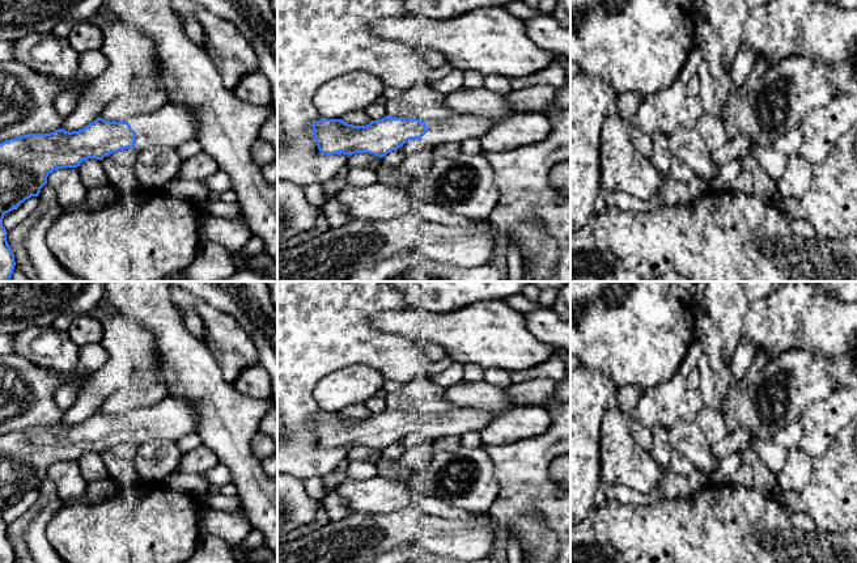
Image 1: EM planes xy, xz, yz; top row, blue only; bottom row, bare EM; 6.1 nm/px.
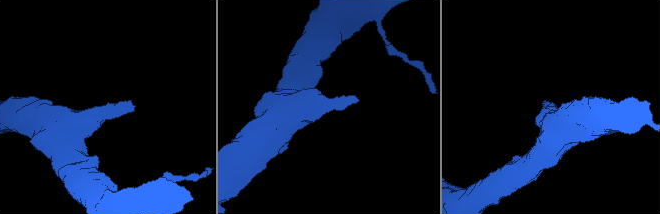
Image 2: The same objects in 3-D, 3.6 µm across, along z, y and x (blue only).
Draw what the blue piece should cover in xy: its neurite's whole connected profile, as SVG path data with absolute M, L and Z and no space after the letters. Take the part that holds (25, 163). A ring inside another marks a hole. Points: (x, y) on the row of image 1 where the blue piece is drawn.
M164 103L156 110L137 114L127 120L110 122L97 118L82 130L50 134L29 134L0 143L0 282L9 282L16 266L14 254L8 245L3 225L4 215L17 208L31 196L38 196L51 172L77 168L84 160L102 160L105 156L127 148L143 151L156 145L177 148L196 139L199 134L199 111L183 105Z

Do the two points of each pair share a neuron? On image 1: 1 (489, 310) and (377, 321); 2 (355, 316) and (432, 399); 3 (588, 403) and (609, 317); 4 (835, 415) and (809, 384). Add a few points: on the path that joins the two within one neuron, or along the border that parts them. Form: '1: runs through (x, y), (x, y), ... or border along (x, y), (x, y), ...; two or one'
1: runs through (462, 324), (404, 322); one
2: border along (425, 373), (404, 385); two
3: border along (584, 365), (607, 376), (614, 382); two
4: border along (835, 389), (827, 397), (811, 402), (797, 418); two

